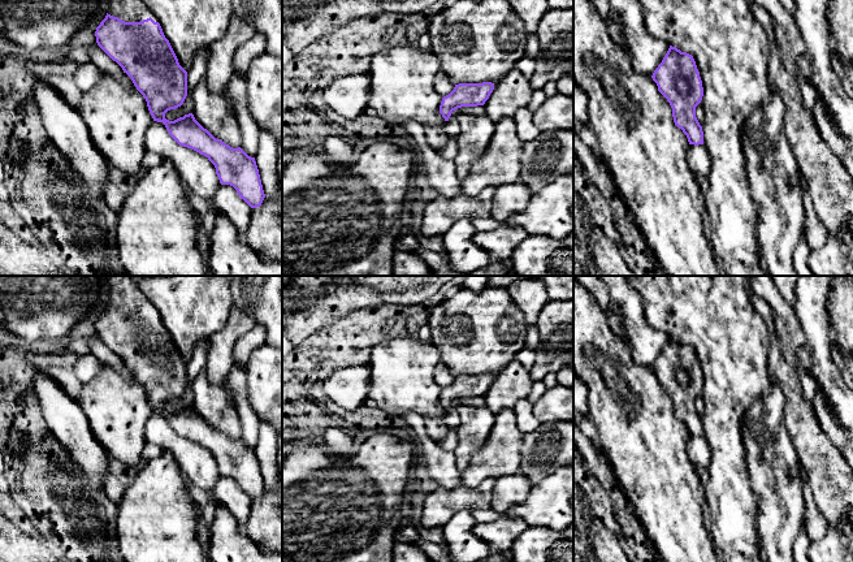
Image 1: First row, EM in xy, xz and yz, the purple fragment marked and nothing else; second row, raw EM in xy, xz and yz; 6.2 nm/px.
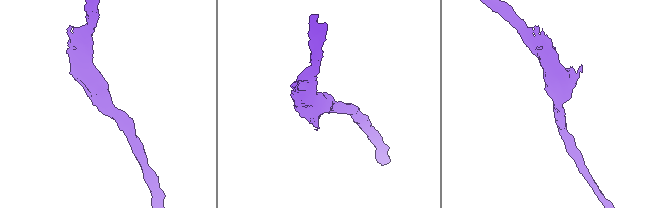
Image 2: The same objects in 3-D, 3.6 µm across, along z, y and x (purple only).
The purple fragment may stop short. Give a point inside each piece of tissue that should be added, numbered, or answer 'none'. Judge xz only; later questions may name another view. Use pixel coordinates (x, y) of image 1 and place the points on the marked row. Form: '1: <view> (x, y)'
none

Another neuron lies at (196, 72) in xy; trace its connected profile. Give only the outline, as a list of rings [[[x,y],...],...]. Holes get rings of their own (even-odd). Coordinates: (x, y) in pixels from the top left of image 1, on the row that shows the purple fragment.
[[[204,47],[198,51],[194,57],[192,66],[187,72],[187,96],[183,104],[176,109],[170,109],[165,113],[165,118],[169,121],[174,121],[185,114],[194,112],[194,99],[192,92],[199,83],[199,81],[205,75],[207,72],[207,61],[208,61],[208,49],[209,47]]]

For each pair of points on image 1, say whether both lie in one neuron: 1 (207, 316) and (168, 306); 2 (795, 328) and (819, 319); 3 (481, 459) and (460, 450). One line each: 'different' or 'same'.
1: same
2: different
3: different

